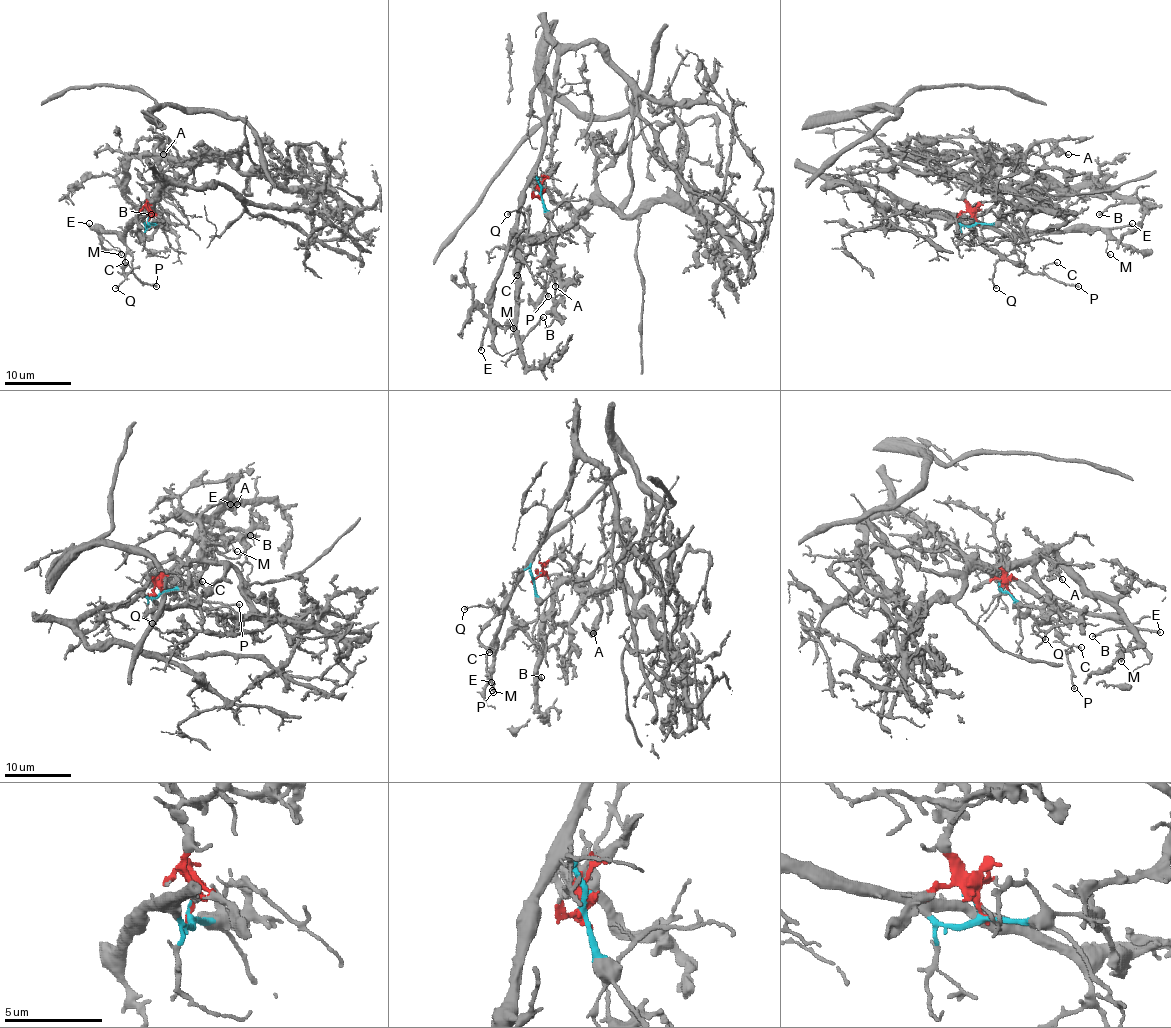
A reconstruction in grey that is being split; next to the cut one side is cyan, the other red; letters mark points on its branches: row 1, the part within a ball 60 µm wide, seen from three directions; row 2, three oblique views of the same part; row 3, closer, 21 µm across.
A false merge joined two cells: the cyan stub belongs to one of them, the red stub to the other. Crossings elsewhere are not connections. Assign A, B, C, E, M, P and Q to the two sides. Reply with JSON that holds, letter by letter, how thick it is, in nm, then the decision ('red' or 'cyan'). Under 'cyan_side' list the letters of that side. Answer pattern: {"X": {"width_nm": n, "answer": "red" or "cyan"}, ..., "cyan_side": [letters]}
{"A": {"width_nm": 220, "answer": "red"}, "B": {"width_nm": 240, "answer": "red"}, "C": {"width_nm": 140, "answer": "cyan"}, "E": {"width_nm": 260, "answer": "cyan"}, "M": {"width_nm": 120, "answer": "cyan"}, "P": {"width_nm": 220, "answer": "cyan"}, "Q": {"width_nm": 200, "answer": "cyan"}, "cyan_side": ["C", "E", "M", "P", "Q"]}

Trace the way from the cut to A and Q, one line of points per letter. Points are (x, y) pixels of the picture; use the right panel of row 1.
A: (975, 218), (965, 200), (967, 186), (985, 180), (1004, 163), (1014, 163), (1040, 143), (1052, 141), (1069, 154)
Q: (975, 218), (970, 225), (958, 221), (994, 226), (1012, 241), (1014, 250), (995, 265), (992, 280), (997, 288)

